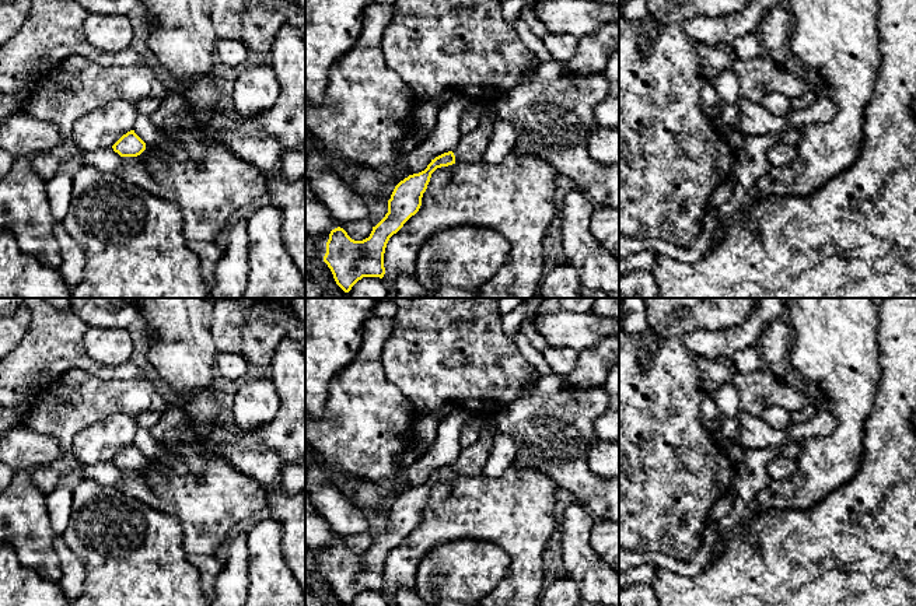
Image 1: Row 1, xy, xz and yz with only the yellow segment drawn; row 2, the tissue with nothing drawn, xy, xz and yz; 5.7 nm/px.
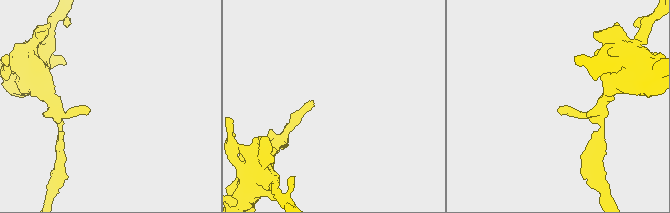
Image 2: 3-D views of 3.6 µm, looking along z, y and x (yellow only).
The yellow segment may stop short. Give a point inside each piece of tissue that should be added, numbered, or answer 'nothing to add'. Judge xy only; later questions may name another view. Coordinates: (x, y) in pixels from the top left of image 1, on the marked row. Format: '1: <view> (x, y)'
1: xy (158, 153)

